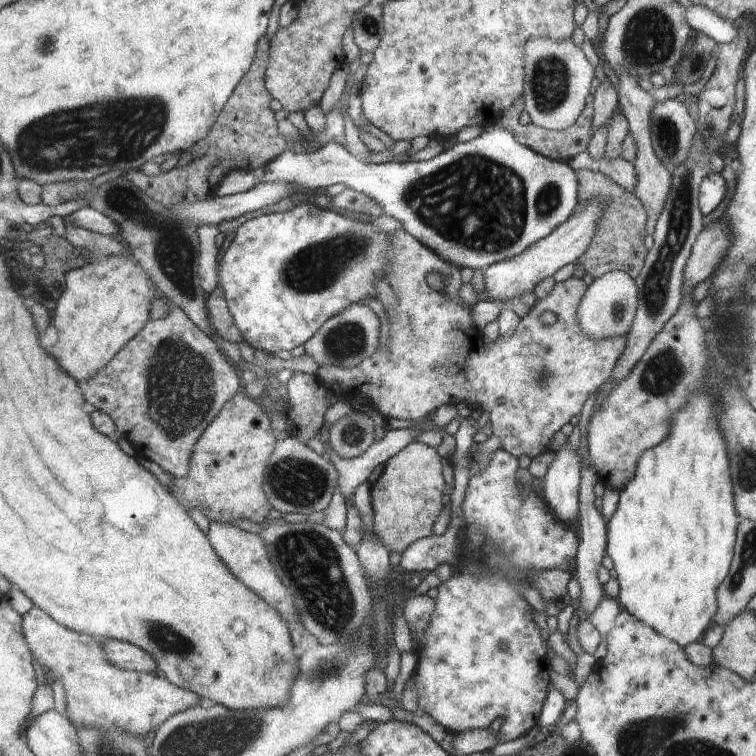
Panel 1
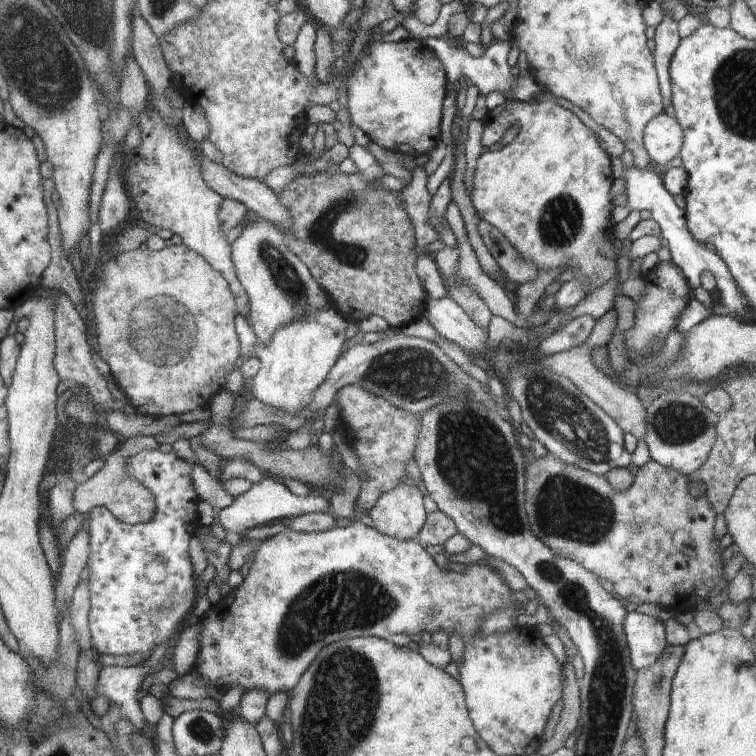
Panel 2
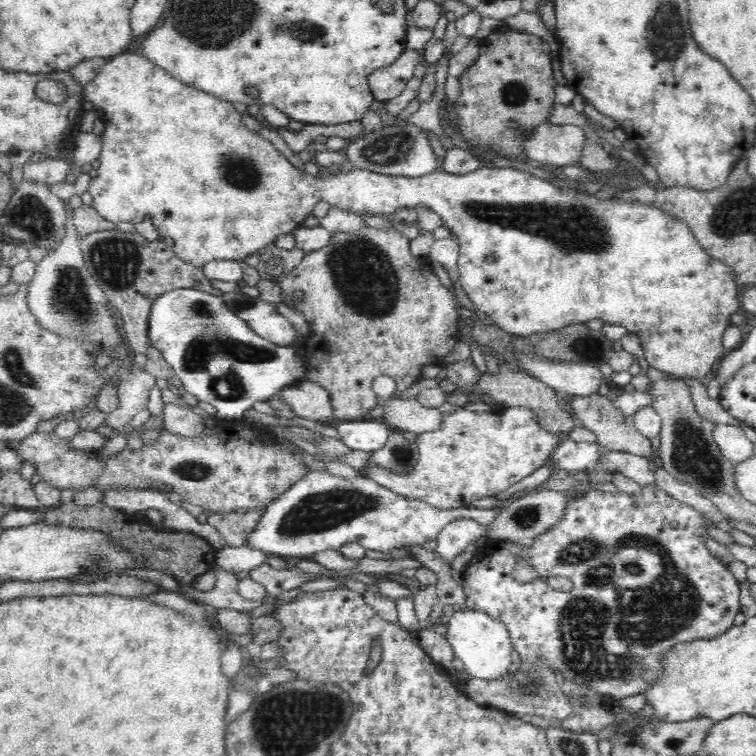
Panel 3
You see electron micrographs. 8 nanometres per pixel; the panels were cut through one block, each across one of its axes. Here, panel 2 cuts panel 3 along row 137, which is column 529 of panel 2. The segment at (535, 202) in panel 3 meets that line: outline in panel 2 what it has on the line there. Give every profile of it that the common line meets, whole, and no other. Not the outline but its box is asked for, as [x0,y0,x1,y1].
[468,100,616,294]

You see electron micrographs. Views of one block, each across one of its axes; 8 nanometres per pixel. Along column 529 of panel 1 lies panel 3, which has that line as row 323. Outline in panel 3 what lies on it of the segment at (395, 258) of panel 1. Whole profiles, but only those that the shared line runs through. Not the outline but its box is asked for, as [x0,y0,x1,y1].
[279,228,460,421]

